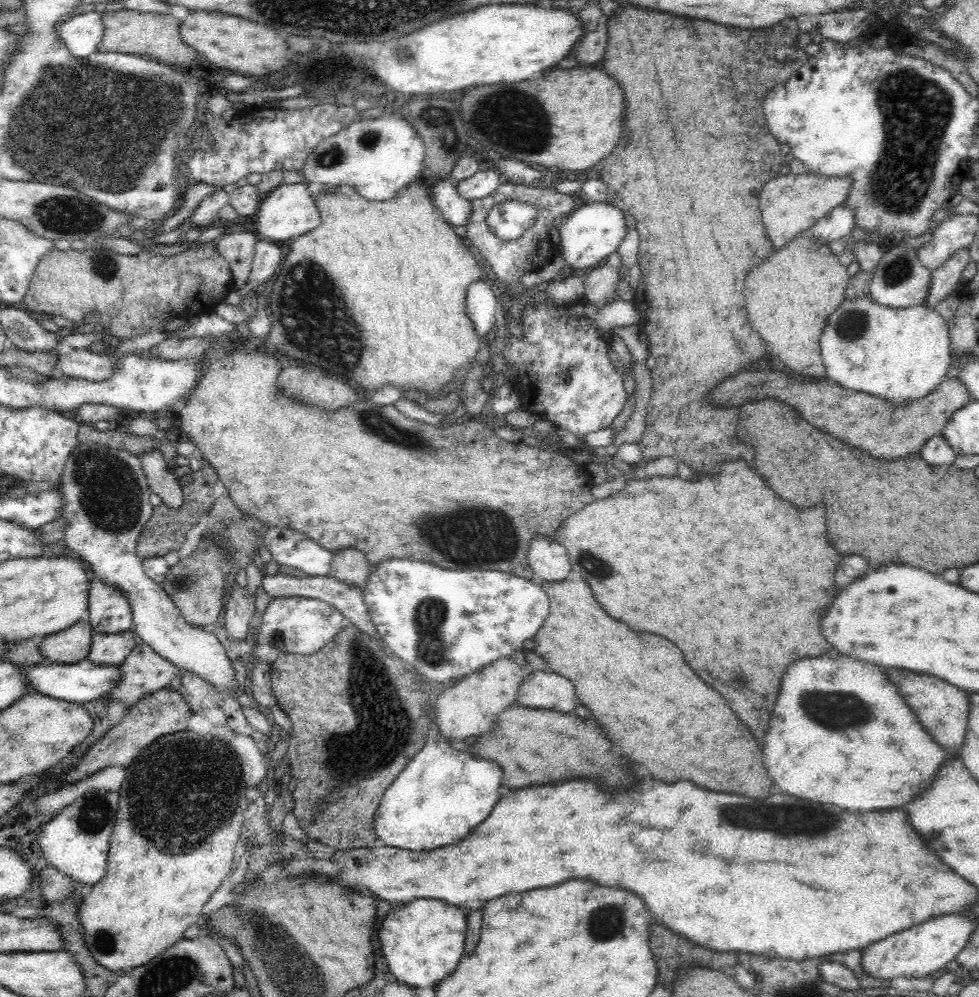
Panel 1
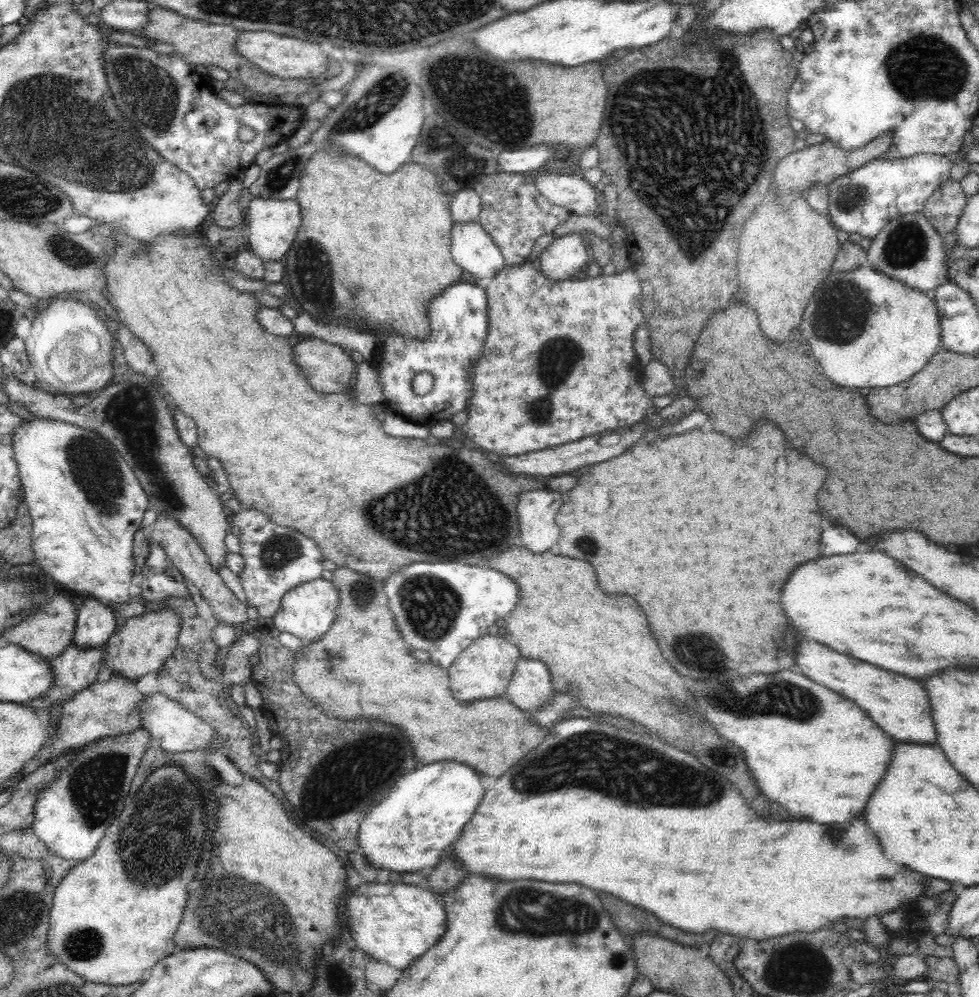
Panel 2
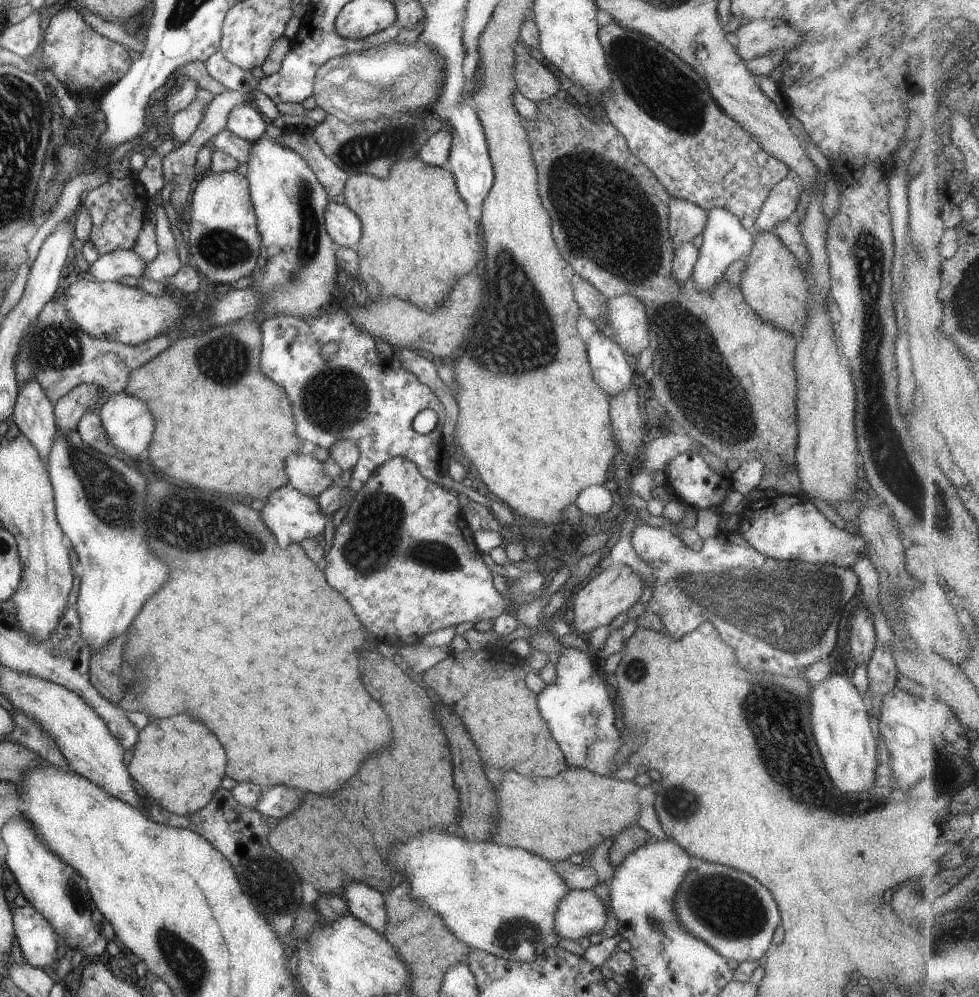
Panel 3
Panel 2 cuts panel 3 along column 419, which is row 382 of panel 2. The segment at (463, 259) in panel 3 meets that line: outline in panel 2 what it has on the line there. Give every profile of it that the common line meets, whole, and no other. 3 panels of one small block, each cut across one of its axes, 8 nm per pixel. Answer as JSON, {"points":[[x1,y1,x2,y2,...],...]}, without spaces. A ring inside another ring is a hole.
{"points":[[124,231,109,232,113,242,117,242,113,253,107,258,104,267,106,298,110,308,116,309,120,315,120,322,136,335,151,352,153,362,157,366,157,380,162,391,173,398,177,409,184,411,196,423,198,442,195,451,205,458,217,458,226,472,227,479,233,492,240,502,242,510,258,510,269,516,278,526,294,528,315,541,324,560,334,561,338,567,346,567,355,572,366,574,374,580,386,580,402,570,405,565,412,562,468,562,478,564,486,556,496,554,500,550,516,547,516,537,520,534,520,522,516,509,519,494,523,491,547,488,548,477,532,478,532,476,510,476,510,490,508,478,502,472,502,466,496,464,496,459,490,454,475,448,454,450,450,446,426,443,425,439,410,437,388,438,384,434,383,423,376,419,373,411,374,404,360,404,350,391,344,393,319,393,309,384,308,379,301,372,300,367,293,361,293,347,288,337,269,333,258,321,256,314,260,302,253,292,240,292,233,285,228,285,226,278,220,275,222,264,214,257,208,247,202,243,200,237,195,235,175,236,166,234,160,240,140,241,134,239]]}

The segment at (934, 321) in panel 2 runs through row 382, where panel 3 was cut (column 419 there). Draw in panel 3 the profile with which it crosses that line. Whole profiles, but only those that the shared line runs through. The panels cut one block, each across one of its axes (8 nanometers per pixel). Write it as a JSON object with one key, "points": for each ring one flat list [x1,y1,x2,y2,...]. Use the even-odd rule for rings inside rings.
{"points":[[454,827,442,831,424,830,404,842,404,846,398,846,390,854,390,862,402,870,400,878,409,880,411,897,416,897,423,905,440,914,458,940,472,949,480,949,506,960,529,963,544,954,547,948,556,947,562,939,555,931,555,912,570,888,556,872,553,861,520,847,467,841]]}

